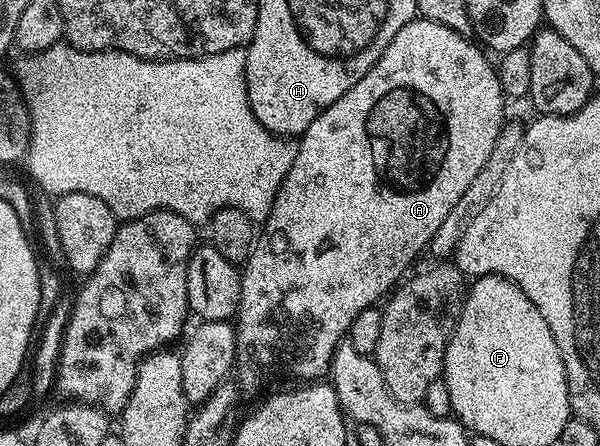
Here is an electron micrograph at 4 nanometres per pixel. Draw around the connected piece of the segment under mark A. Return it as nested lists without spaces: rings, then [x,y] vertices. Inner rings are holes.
[[[414,18],[401,27],[395,38],[391,38],[379,62],[375,62],[375,66],[371,66],[371,70],[367,70],[367,74],[363,74],[363,78],[359,78],[359,82],[355,82],[355,86],[351,86],[351,90],[343,94],[343,98],[331,102],[331,106],[327,106],[327,110],[323,110],[323,114],[319,114],[319,118],[315,118],[315,122],[307,126],[305,133],[296,141],[297,153],[279,186],[269,217],[260,225],[253,248],[240,269],[241,301],[235,317],[235,380],[242,393],[255,391],[261,384],[261,368],[273,368],[277,363],[286,364],[290,374],[298,376],[296,379],[301,382],[313,382],[324,377],[328,373],[333,352],[349,335],[349,327],[355,314],[374,307],[406,275],[405,268],[412,266],[413,259],[428,249],[431,238],[439,230],[439,226],[443,226],[443,218],[451,214],[451,206],[455,206],[455,202],[463,198],[463,190],[471,186],[475,174],[483,170],[483,162],[491,158],[491,150],[495,148],[495,142],[507,120],[507,97],[499,86],[496,67],[491,60],[489,64],[488,58],[490,59],[468,35],[451,30],[439,22]]]

